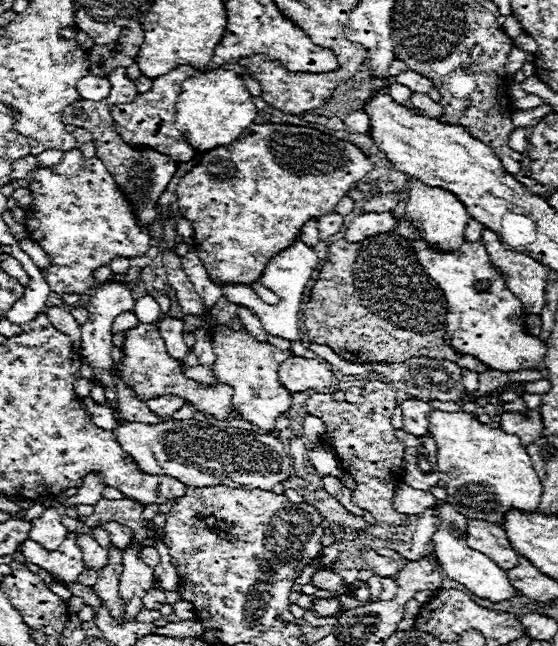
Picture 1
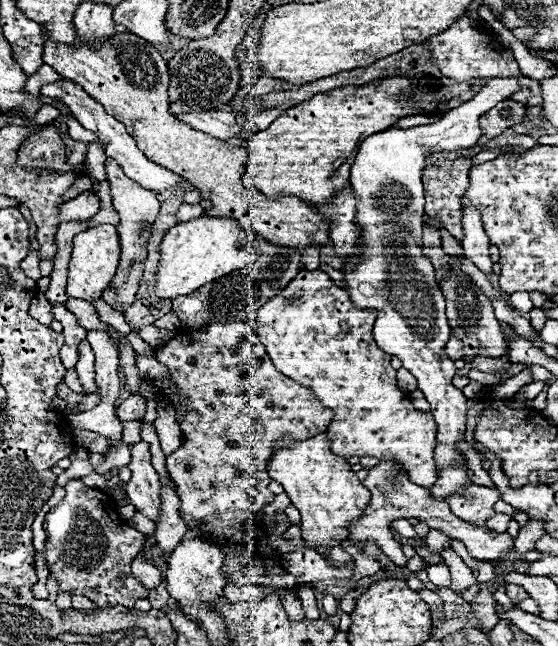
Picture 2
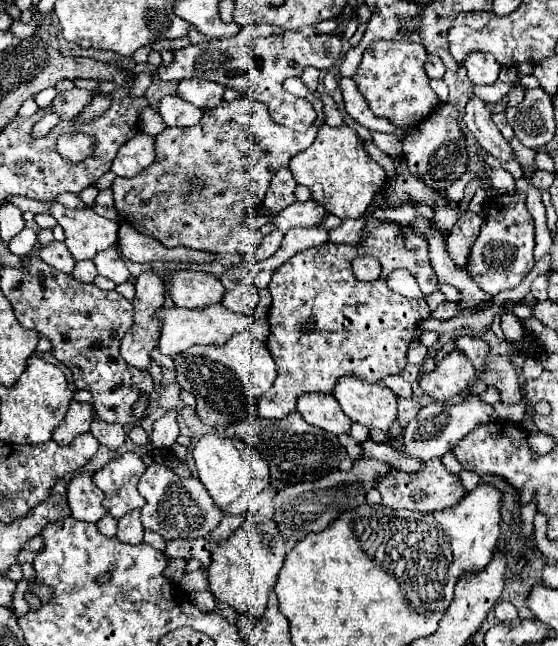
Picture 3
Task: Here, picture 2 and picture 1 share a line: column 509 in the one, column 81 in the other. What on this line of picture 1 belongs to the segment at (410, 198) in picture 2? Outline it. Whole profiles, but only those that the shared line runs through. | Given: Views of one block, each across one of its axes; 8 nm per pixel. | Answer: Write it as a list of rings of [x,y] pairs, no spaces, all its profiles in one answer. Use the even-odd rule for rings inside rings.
[[[88,74],[88,76],[80,78],[80,82],[76,82],[76,90],[82,100],[100,102],[100,100],[108,98],[110,82],[108,82],[108,78],[98,78],[94,74]]]

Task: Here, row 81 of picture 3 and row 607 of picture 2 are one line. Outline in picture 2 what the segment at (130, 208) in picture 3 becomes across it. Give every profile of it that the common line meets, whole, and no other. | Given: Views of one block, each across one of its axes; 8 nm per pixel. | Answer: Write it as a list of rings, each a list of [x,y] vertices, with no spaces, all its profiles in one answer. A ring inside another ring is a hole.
[[[210,322],[200,326],[198,330],[182,330],[156,350],[156,358],[168,368],[168,378],[152,380],[154,388],[162,394],[160,400],[166,400],[174,406],[180,400],[188,400],[186,412],[180,420],[184,444],[166,458],[166,468],[176,482],[176,490],[182,500],[180,514],[188,522],[188,532],[184,538],[200,538],[224,548],[224,552],[228,554],[224,562],[224,574],[228,576],[230,584],[258,584],[266,588],[266,594],[284,590],[280,598],[288,617],[292,621],[303,620],[305,614],[302,612],[302,604],[297,594],[291,592],[299,584],[294,582],[290,574],[284,574],[284,570],[280,568],[280,558],[276,558],[278,552],[274,552],[268,542],[256,542],[260,538],[266,540],[266,532],[256,530],[256,526],[252,526],[254,522],[248,520],[254,520],[254,512],[264,508],[274,498],[274,494],[268,490],[271,479],[266,471],[266,462],[272,456],[274,440],[282,438],[284,434],[290,434],[294,440],[304,440],[326,432],[328,422],[334,418],[332,410],[324,408],[308,388],[292,382],[292,378],[280,374],[272,366],[264,346],[256,338],[256,332],[248,322]],[[170,382],[174,384],[174,388],[178,388],[178,394],[166,392],[166,384]]]

